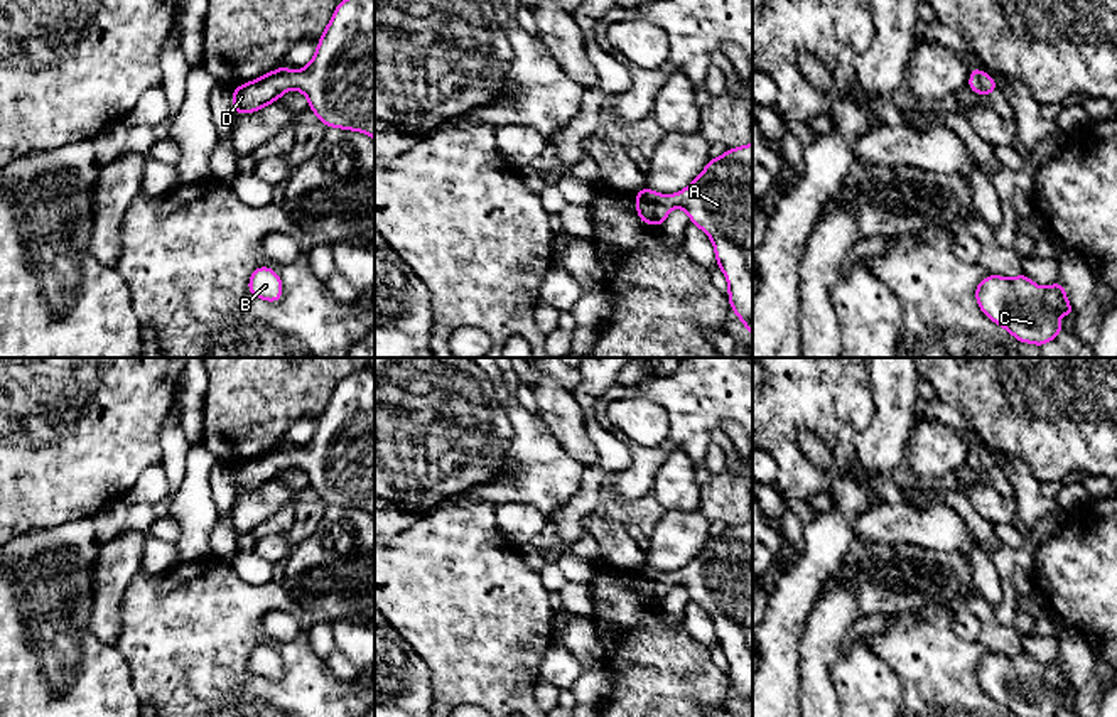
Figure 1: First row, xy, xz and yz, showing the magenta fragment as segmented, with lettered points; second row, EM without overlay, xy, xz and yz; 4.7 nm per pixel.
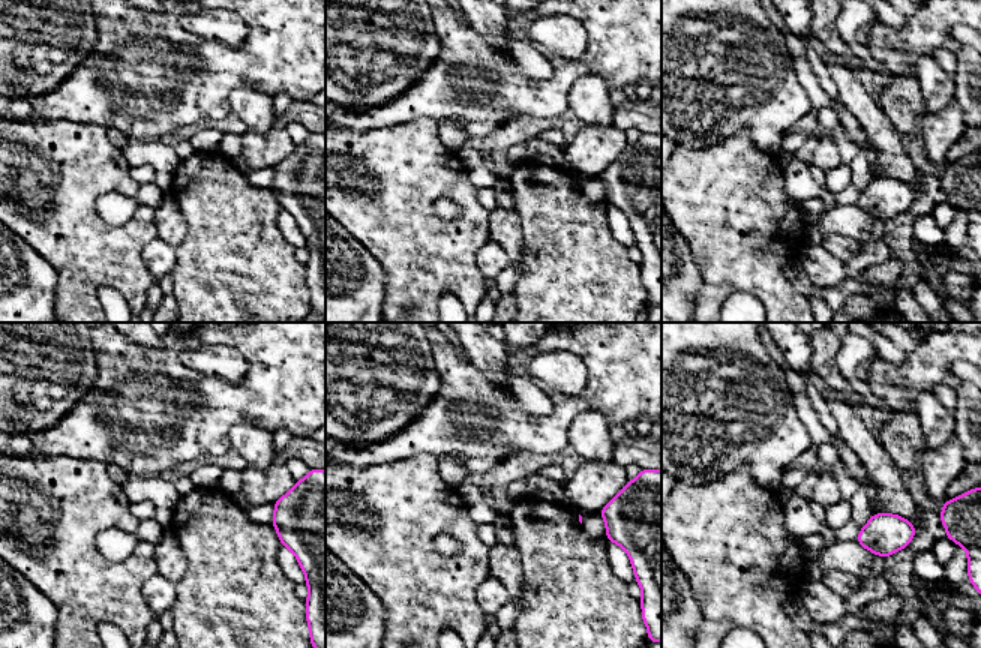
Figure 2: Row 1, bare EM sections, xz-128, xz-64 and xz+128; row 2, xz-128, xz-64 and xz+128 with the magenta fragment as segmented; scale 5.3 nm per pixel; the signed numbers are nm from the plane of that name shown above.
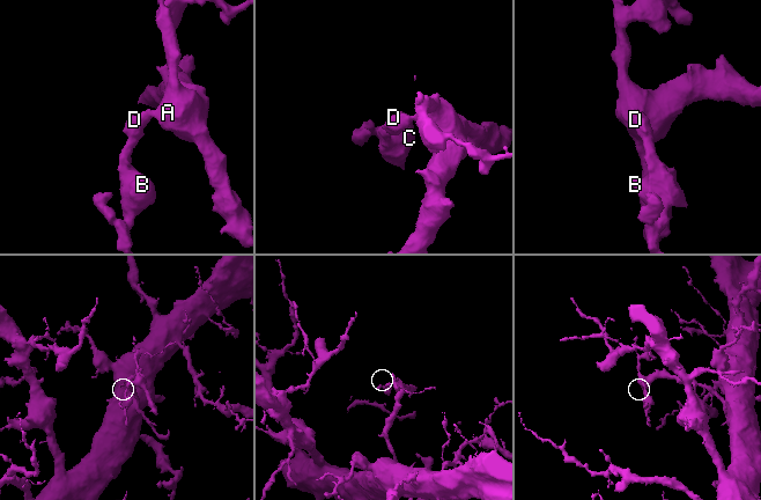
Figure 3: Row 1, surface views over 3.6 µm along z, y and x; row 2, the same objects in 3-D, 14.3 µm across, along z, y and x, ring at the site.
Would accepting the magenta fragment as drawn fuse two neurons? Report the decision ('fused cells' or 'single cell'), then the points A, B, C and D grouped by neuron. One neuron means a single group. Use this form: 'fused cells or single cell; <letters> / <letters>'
single cell; A B C D

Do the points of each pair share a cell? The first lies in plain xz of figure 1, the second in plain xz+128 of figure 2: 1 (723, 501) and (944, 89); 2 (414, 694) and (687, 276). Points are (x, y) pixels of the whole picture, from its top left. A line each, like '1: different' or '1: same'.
1: different
2: same

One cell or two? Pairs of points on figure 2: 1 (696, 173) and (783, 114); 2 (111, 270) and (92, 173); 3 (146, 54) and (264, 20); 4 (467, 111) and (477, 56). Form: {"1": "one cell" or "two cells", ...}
{"1": "two cells", "2": "one cell", "3": "one cell", "4": "one cell"}

